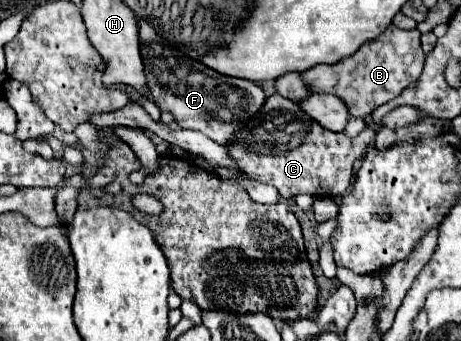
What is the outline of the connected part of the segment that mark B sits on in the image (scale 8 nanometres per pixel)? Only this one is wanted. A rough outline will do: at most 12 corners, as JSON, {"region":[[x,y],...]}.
{"region":[[389,25],[335,63],[301,73],[353,117],[395,99],[423,71],[417,29]]}

